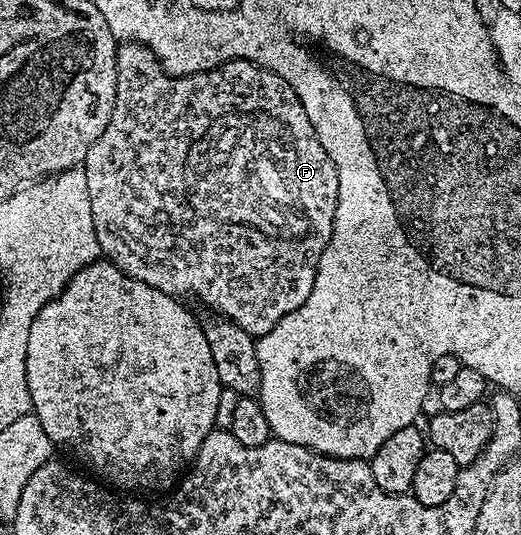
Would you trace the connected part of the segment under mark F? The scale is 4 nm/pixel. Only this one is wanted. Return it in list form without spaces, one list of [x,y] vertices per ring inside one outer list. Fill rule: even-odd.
[[[138,41],[118,44],[115,71],[115,107],[111,107],[111,119],[107,119],[103,135],[95,139],[83,162],[100,256],[131,279],[139,279],[178,299],[194,297],[207,308],[214,309],[211,310],[214,314],[232,320],[254,339],[263,336],[275,327],[279,319],[283,319],[283,315],[291,315],[291,311],[307,303],[307,295],[311,295],[311,287],[315,287],[319,259],[333,234],[335,207],[339,199],[339,175],[335,163],[331,163],[331,155],[323,151],[323,143],[319,143],[319,135],[315,135],[315,127],[311,127],[311,119],[307,119],[299,95],[295,95],[279,75],[254,61],[222,61],[214,69],[202,73],[171,77],[149,46],[140,45]]]

